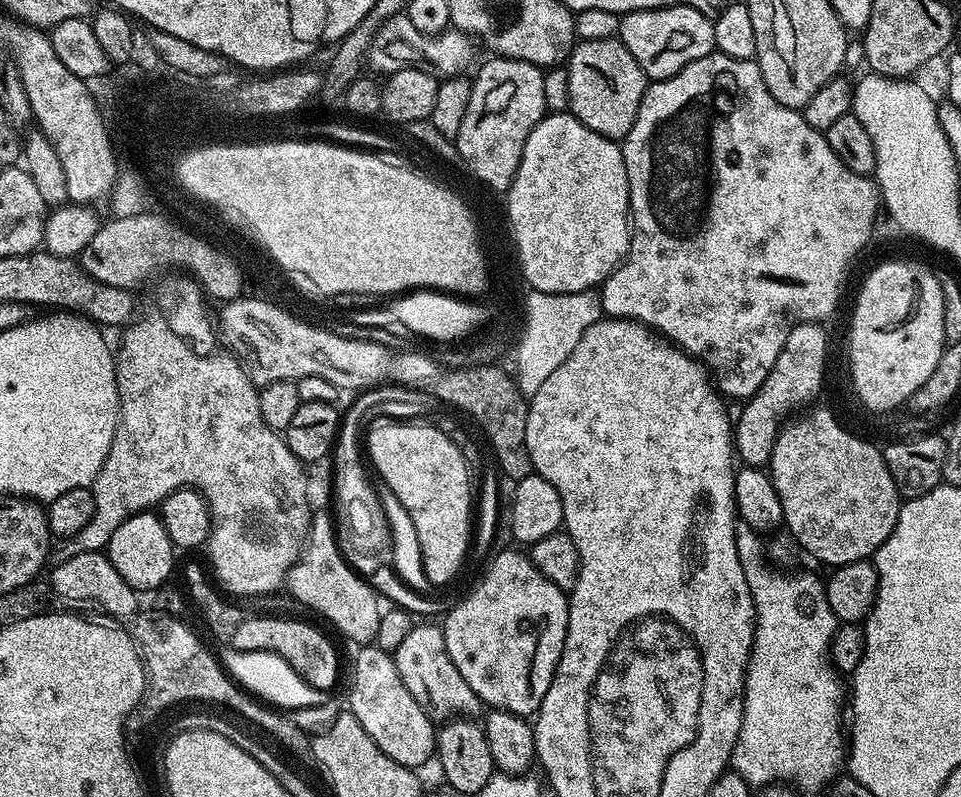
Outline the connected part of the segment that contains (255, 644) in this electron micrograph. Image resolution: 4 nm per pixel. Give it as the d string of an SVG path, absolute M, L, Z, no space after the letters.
M245 615L244 621L234 630L230 644L240 651L268 651L280 655L311 687L331 693L340 676L340 660L336 648L324 632L319 632L304 620L287 620L284 616Z

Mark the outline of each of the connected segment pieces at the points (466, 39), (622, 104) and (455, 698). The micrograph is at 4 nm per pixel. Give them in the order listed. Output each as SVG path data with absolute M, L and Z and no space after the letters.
M401 14L390 18L376 33L370 53L370 64L372 60L373 66L381 68L384 74L391 74L403 68L417 68L437 78L462 76L469 71L468 67L473 67L472 59L476 56L476 48L472 42L474 40L471 35L455 26L431 36L418 30L418 26L410 22L408 15Z
M619 38L610 40L581 40L572 49L566 61L570 78L570 102L572 115L577 116L594 134L602 134L607 140L623 141L634 126L638 106L649 86L642 66L626 50Z
M420 622L411 630L408 637L398 646L394 659L398 666L398 678L402 678L402 686L414 694L414 702L433 713L440 712L444 704L448 708L457 708L457 713L466 714L468 710L476 710L482 702L471 690L466 678L458 674L458 666L450 658L446 650L444 629L436 622Z

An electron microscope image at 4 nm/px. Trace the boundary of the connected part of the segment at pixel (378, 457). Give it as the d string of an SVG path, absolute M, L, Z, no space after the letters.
M377 422L366 432L366 456L375 475L382 484L394 492L395 497L410 514L414 531L421 546L421 562L429 585L448 584L460 572L464 555L470 552L470 533L474 528L474 484L468 481L470 467L451 435L439 432L432 424L418 422Z

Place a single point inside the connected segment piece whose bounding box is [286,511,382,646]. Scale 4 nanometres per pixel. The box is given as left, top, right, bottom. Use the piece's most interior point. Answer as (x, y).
(321, 578)

